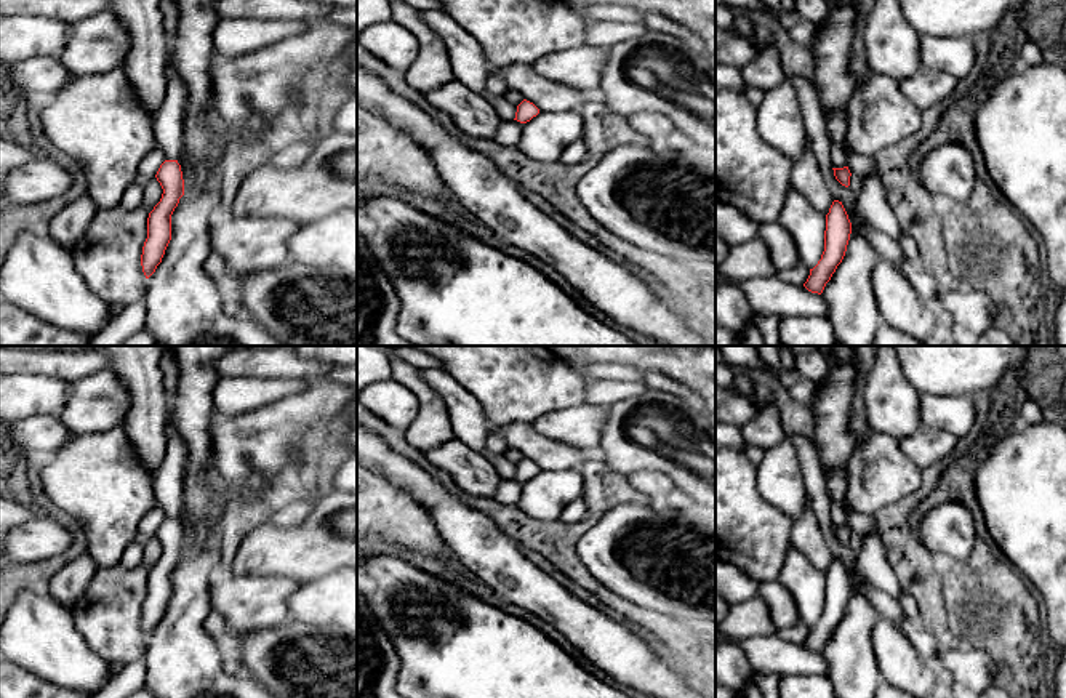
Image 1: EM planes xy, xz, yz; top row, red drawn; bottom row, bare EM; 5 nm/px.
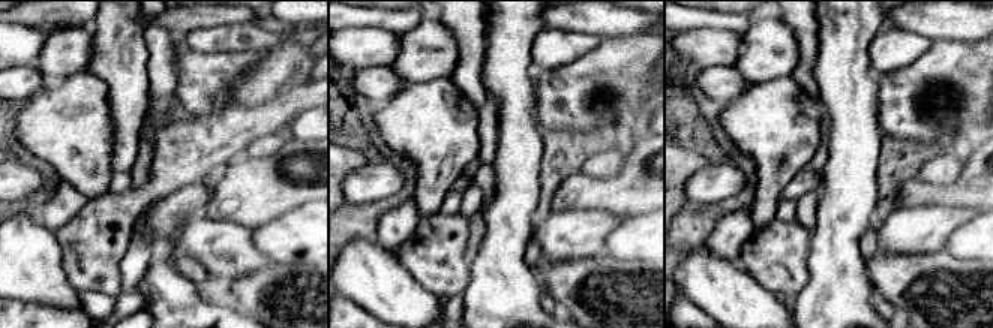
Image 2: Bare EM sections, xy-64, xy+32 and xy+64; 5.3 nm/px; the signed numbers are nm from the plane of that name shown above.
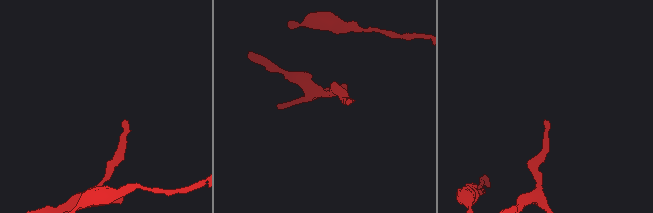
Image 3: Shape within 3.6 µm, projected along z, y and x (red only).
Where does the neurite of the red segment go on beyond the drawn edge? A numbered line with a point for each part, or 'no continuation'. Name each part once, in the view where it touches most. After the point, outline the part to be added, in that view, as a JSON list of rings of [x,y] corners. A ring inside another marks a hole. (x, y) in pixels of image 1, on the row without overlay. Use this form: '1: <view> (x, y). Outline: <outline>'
no continuation

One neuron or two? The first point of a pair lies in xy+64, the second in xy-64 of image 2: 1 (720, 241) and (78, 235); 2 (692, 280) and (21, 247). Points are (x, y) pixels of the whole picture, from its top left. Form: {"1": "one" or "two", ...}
{"1": "two", "2": "one"}

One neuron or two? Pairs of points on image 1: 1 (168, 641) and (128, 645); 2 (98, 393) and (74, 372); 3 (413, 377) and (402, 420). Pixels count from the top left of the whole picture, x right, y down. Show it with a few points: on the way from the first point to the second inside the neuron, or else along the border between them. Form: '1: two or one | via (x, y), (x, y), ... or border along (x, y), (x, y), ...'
1: two | border along (148, 637), (143, 657)
2: two | border along (106, 365), (69, 385)
3: two | border along (391, 377), (418, 402), (418, 412), (408, 428)

